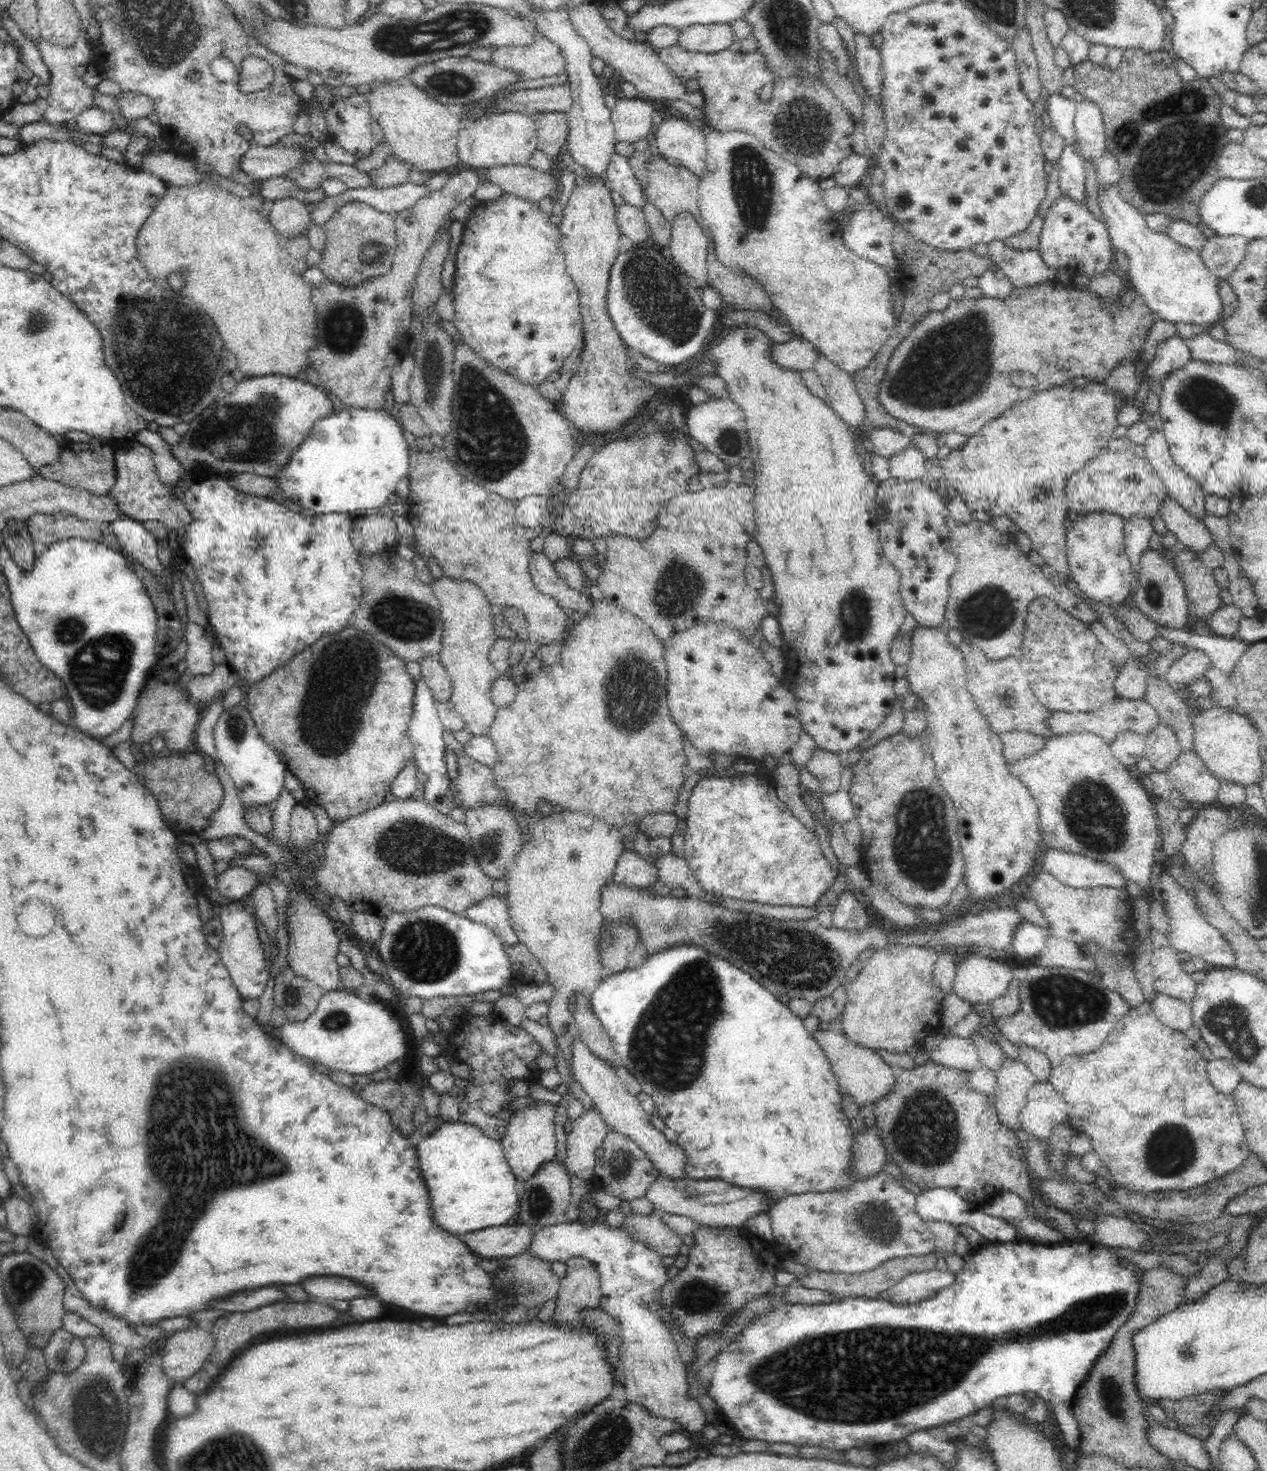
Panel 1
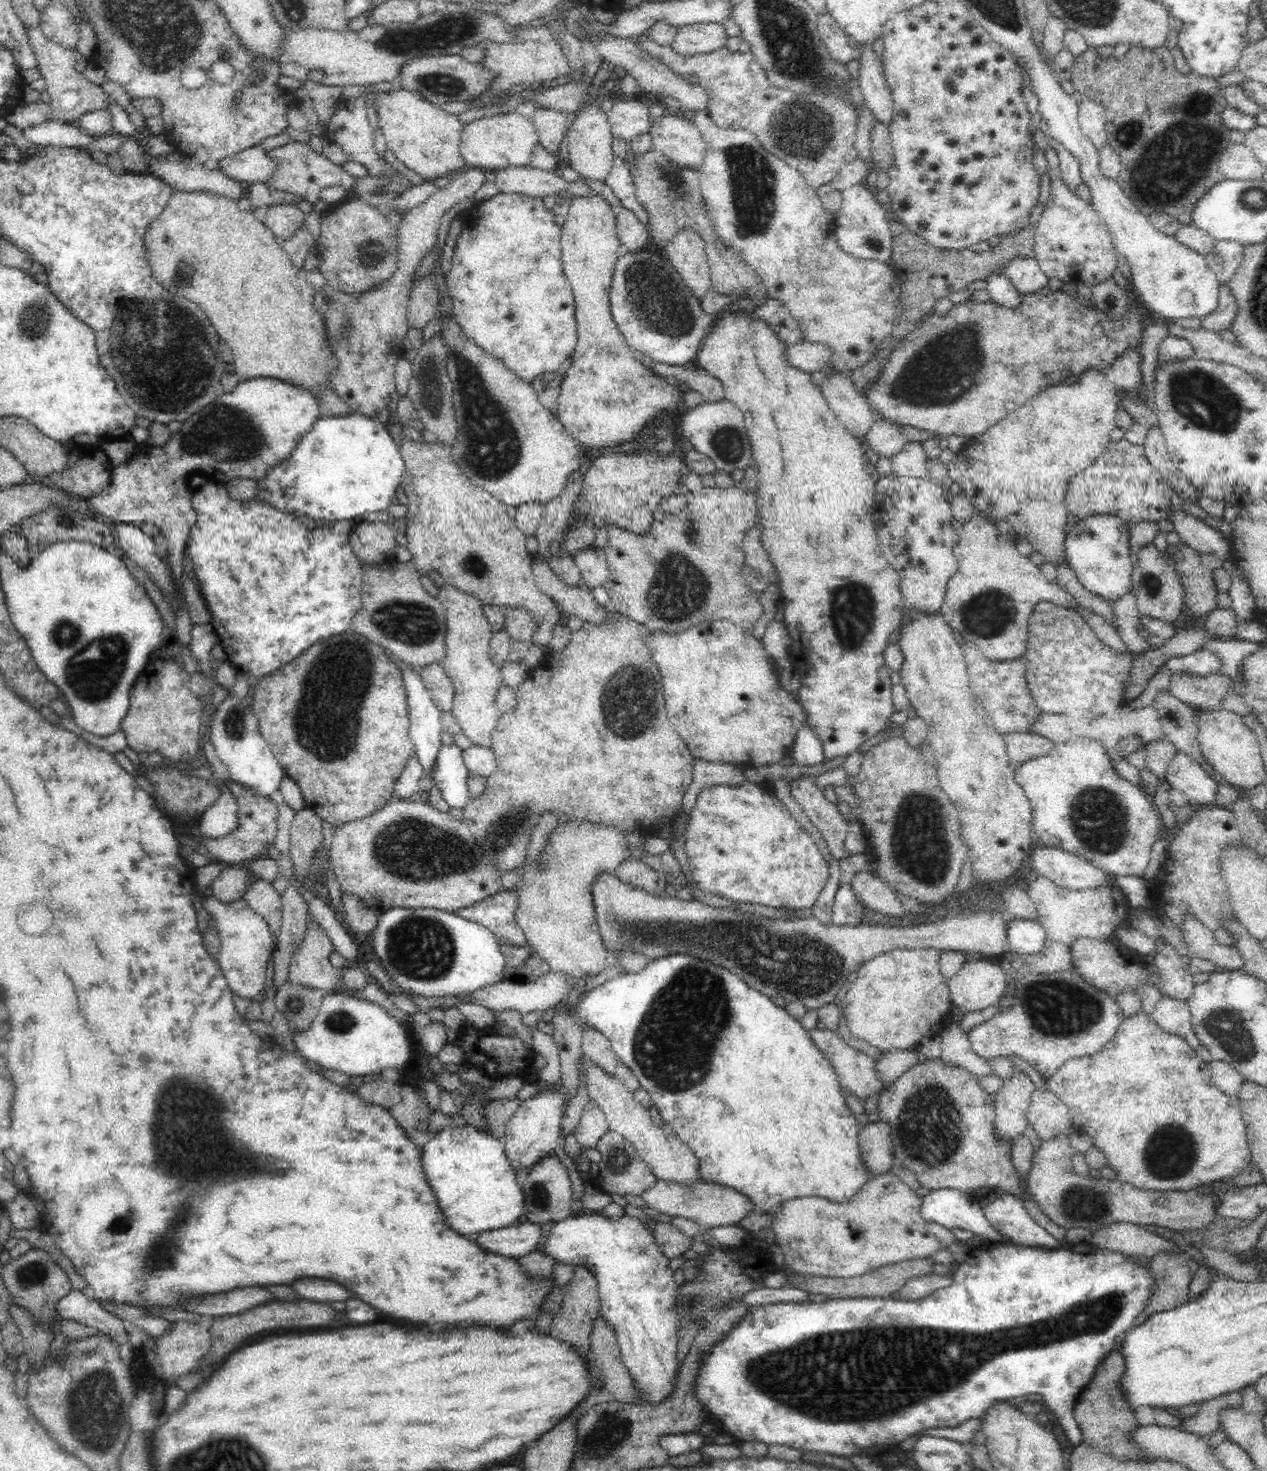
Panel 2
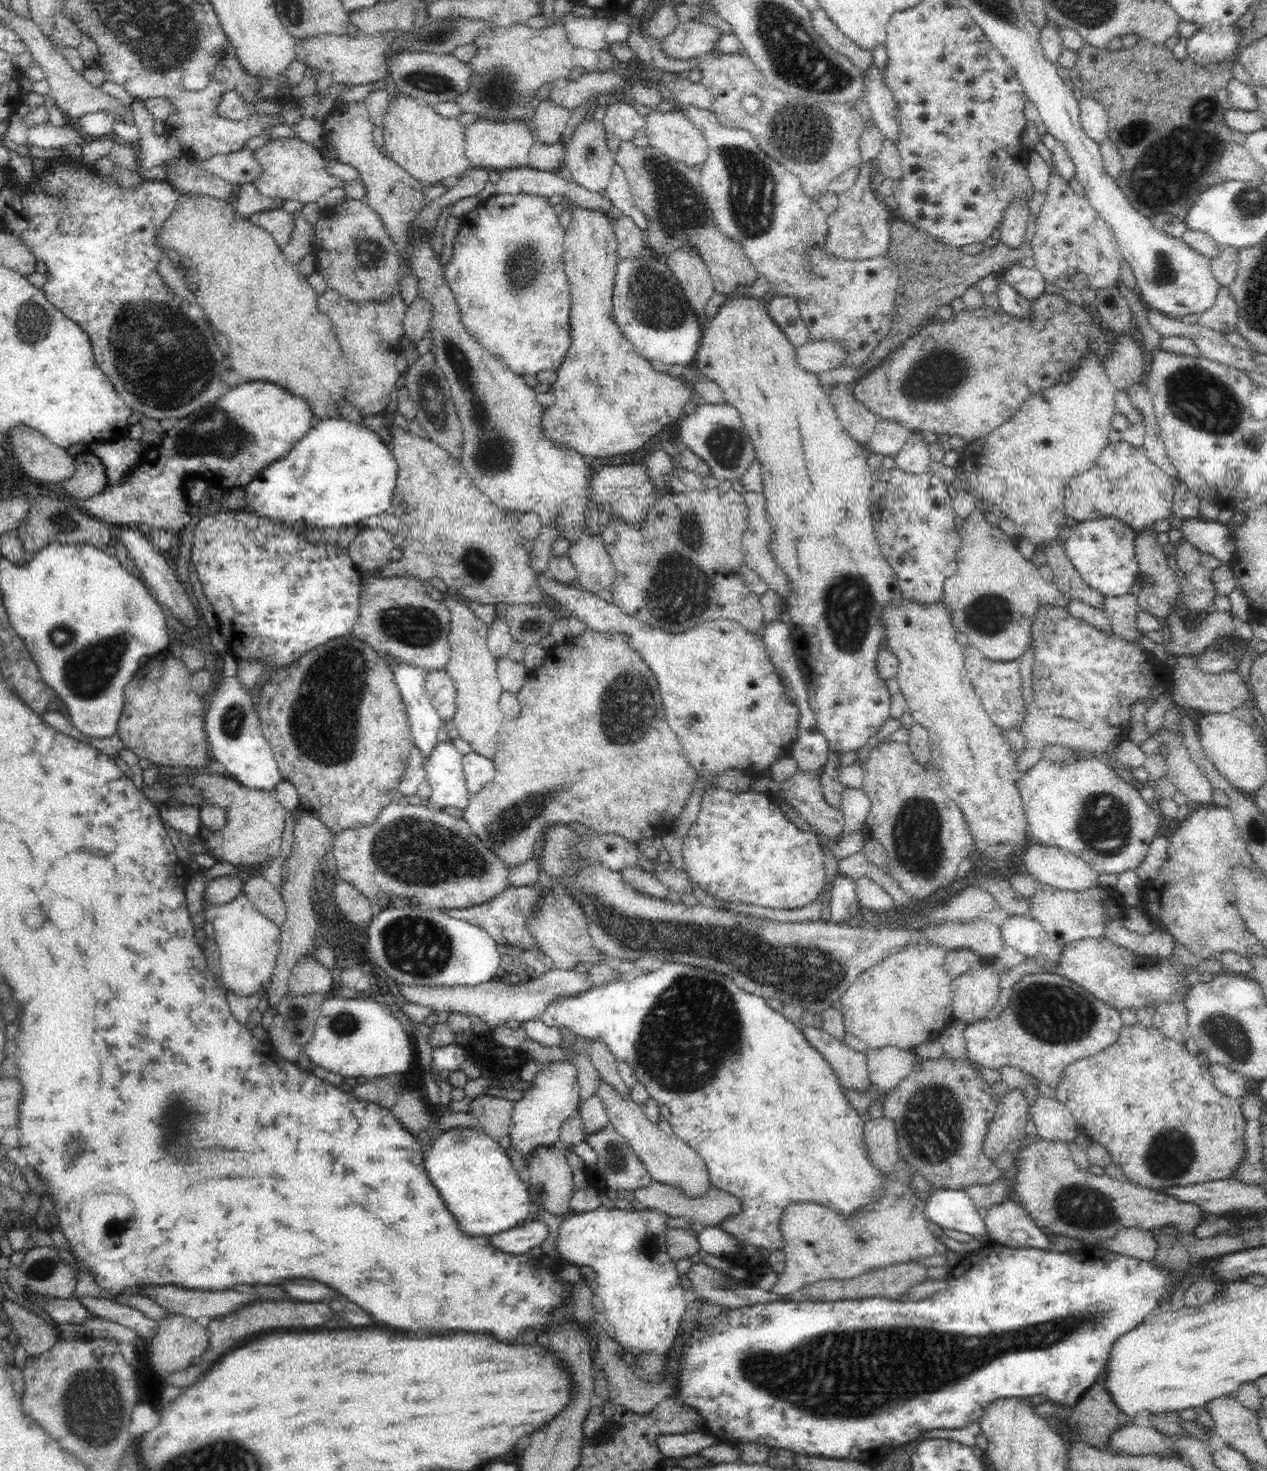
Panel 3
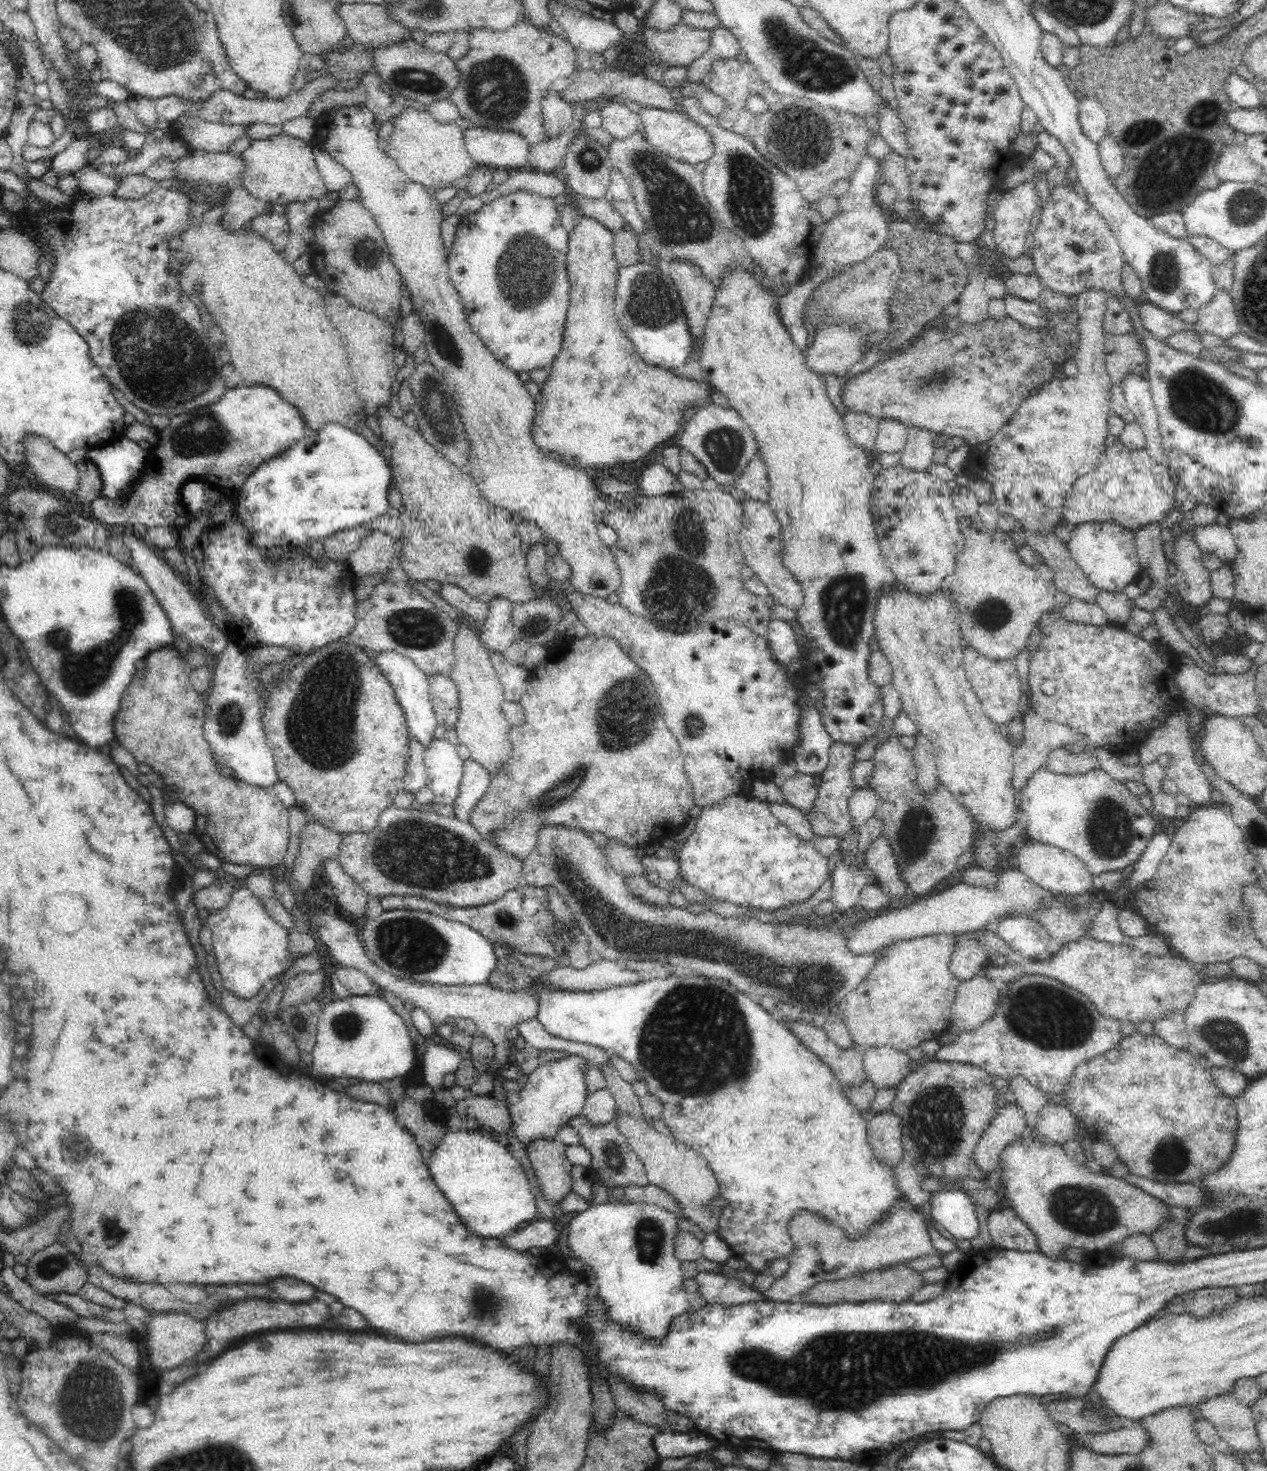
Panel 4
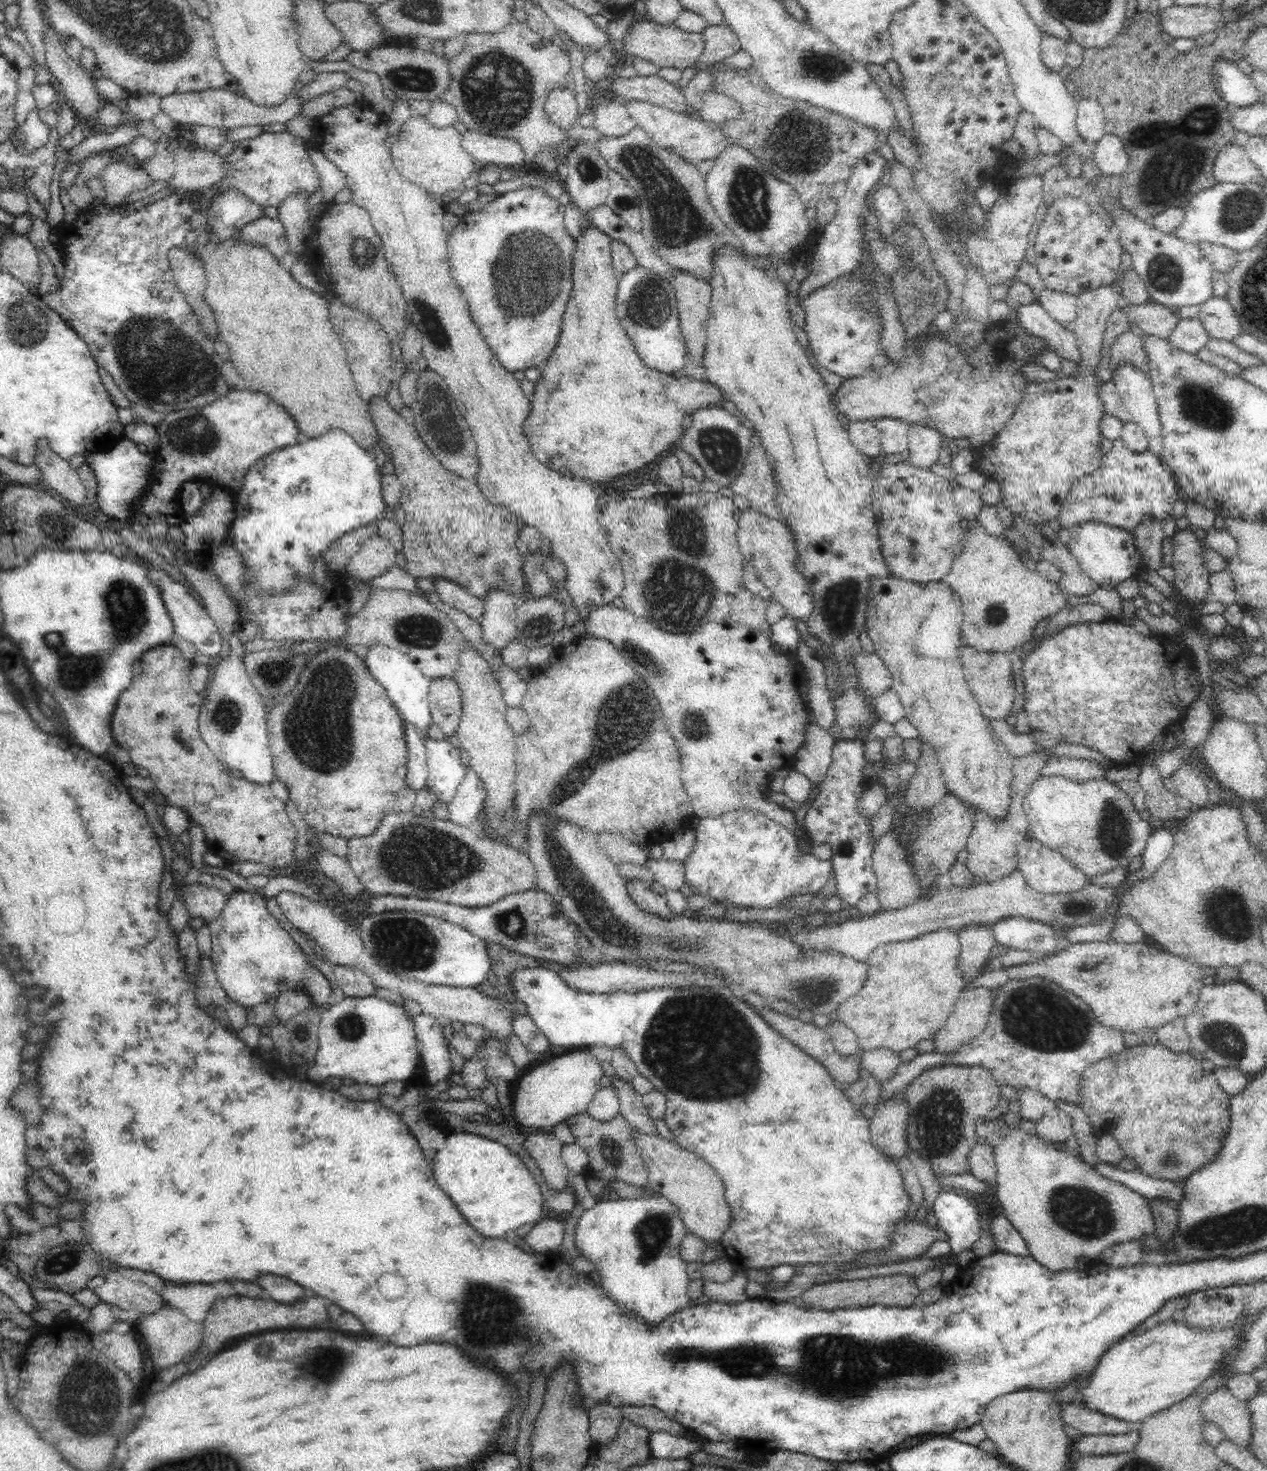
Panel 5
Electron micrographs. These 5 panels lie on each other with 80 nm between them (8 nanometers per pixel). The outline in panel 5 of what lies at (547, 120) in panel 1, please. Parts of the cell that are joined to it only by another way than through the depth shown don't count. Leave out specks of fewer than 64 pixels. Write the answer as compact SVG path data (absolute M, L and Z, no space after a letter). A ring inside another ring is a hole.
M574 86L555 88L546 99L545 111L550 121L562 130L571 130L580 119Z

